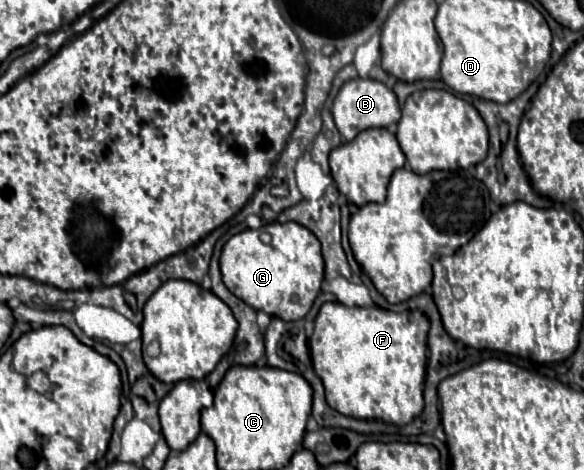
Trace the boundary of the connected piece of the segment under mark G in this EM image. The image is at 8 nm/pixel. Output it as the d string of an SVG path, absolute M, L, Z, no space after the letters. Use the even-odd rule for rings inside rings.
M270 223L262 229L246 229L234 235L222 249L220 269L224 285L232 295L248 303L252 309L264 311L270 317L280 317L282 321L302 319L320 293L324 279L320 243L298 223ZM262 231L272 235L268 245L260 241Z

